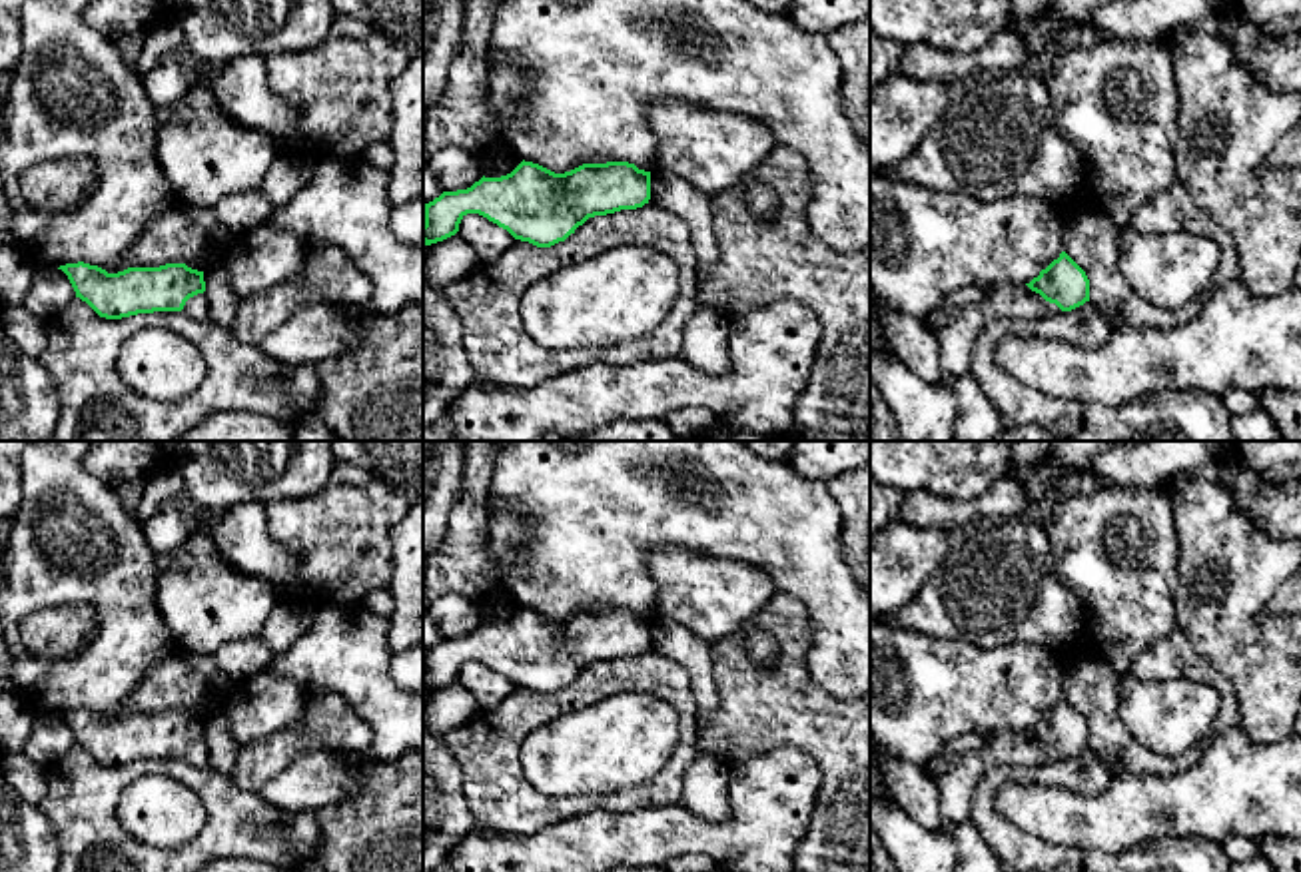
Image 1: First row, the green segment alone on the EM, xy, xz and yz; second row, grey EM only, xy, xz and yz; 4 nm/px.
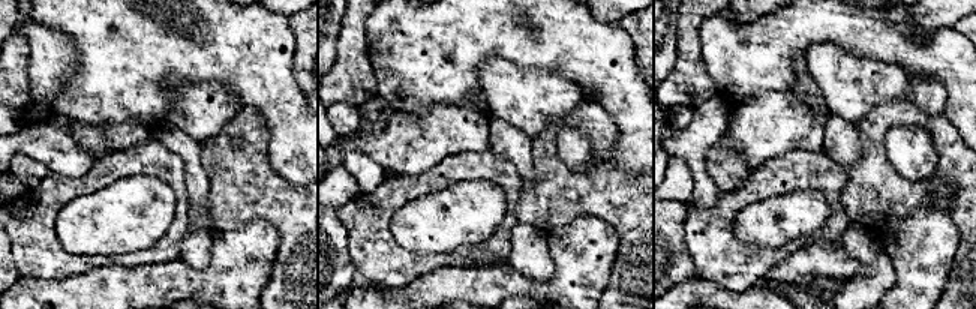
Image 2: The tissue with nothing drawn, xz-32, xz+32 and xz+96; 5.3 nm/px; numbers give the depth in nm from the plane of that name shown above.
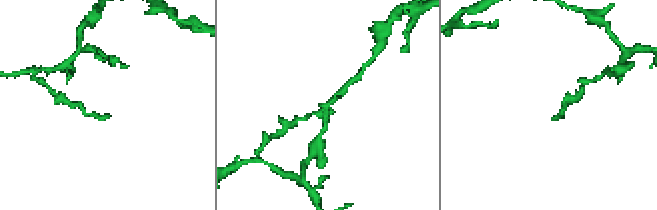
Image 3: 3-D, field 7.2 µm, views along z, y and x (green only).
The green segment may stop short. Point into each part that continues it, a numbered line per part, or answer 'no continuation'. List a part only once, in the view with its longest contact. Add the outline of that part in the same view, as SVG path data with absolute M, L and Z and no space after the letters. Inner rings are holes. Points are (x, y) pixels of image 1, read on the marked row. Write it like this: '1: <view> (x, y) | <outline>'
1: yz (1012, 300) | M1004 283L990 297L966 307L938 333L940 367L950 377L970 375L970 353L976 335L992 319L1038 319L1060 313L1056 303L1046 301L1026 283Z

